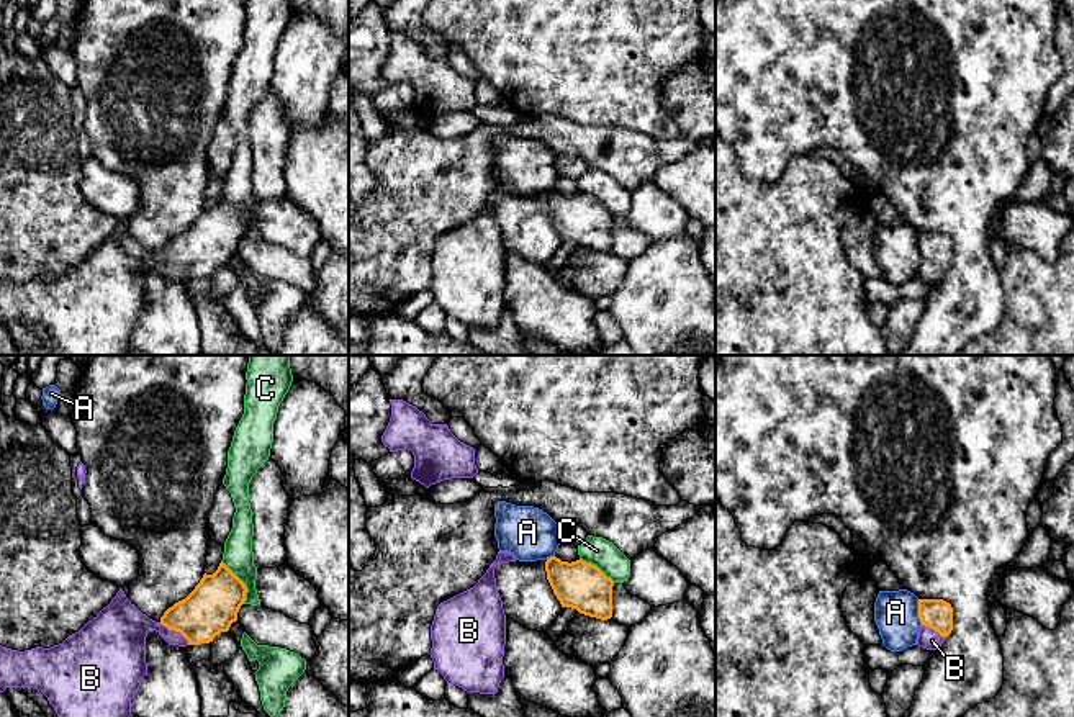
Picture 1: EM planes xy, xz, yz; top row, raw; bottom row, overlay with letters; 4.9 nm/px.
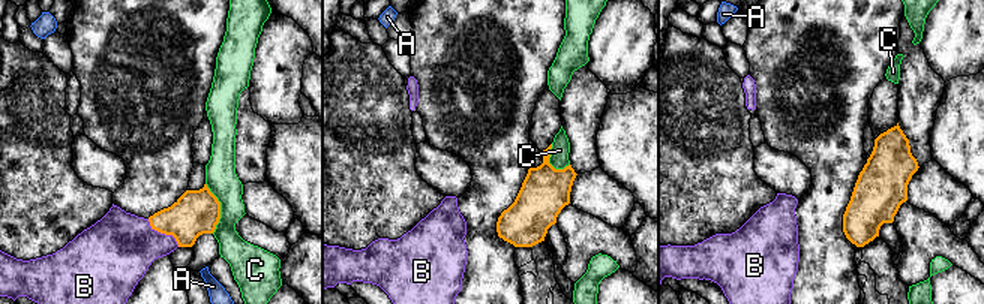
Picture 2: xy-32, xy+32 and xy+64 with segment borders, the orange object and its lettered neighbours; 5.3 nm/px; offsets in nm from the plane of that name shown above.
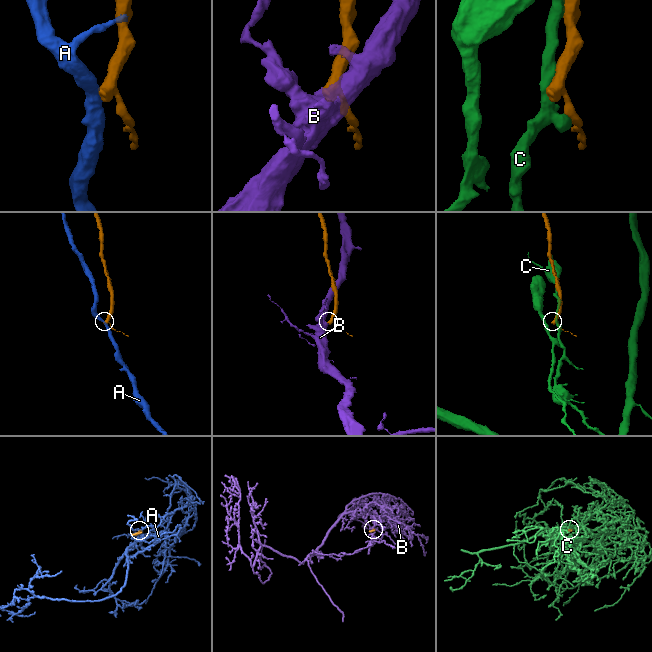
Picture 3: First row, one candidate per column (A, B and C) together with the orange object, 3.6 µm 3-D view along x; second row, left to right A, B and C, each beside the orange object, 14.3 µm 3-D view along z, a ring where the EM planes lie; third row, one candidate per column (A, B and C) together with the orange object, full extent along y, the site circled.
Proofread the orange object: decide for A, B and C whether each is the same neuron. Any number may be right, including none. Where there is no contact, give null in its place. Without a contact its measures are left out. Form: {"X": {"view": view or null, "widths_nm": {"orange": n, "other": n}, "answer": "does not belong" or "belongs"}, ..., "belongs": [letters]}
{"A": {"view": "yz", "widths_nm": {"orange": 150, "other": 220}, "answer": "does not belong"}, "B": {"view": "xy", "widths_nm": {"orange": 260, "other": 220}, "answer": "belongs"}, "C": {"view": "xy", "widths_nm": {"orange": 260, "other": 150}, "answer": "does not belong"}, "belongs": ["B"]}

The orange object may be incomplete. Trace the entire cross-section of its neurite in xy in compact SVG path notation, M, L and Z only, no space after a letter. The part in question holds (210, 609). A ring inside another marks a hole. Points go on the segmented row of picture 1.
M221 561L213 575L205 573L195 589L156 622L120 588L106 607L59 645L25 652L0 645L0 692L7 688L38 689L57 717L131 717L131 699L147 674L147 634L156 630L169 645L178 647L210 643L237 620L246 593L246 584Z

